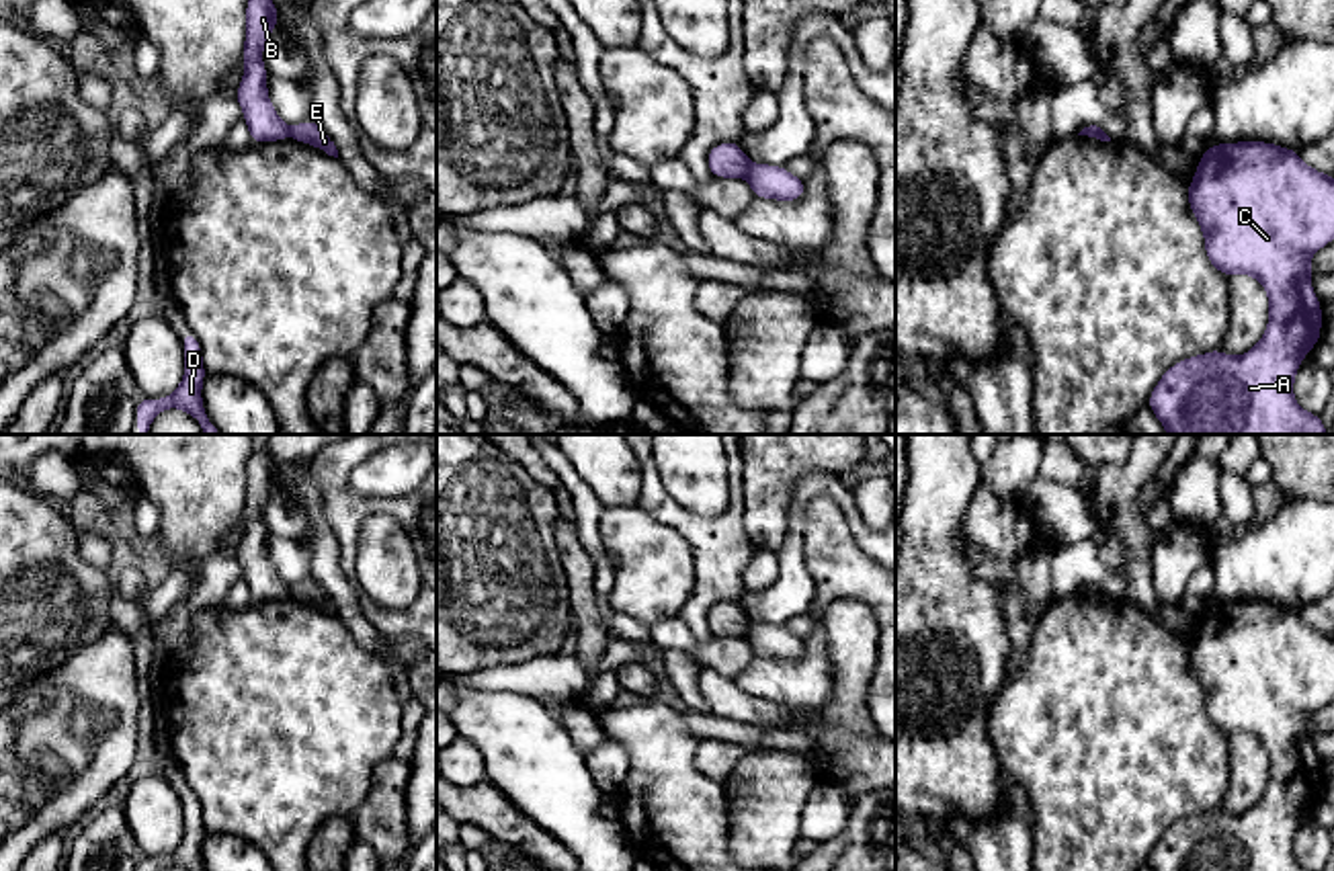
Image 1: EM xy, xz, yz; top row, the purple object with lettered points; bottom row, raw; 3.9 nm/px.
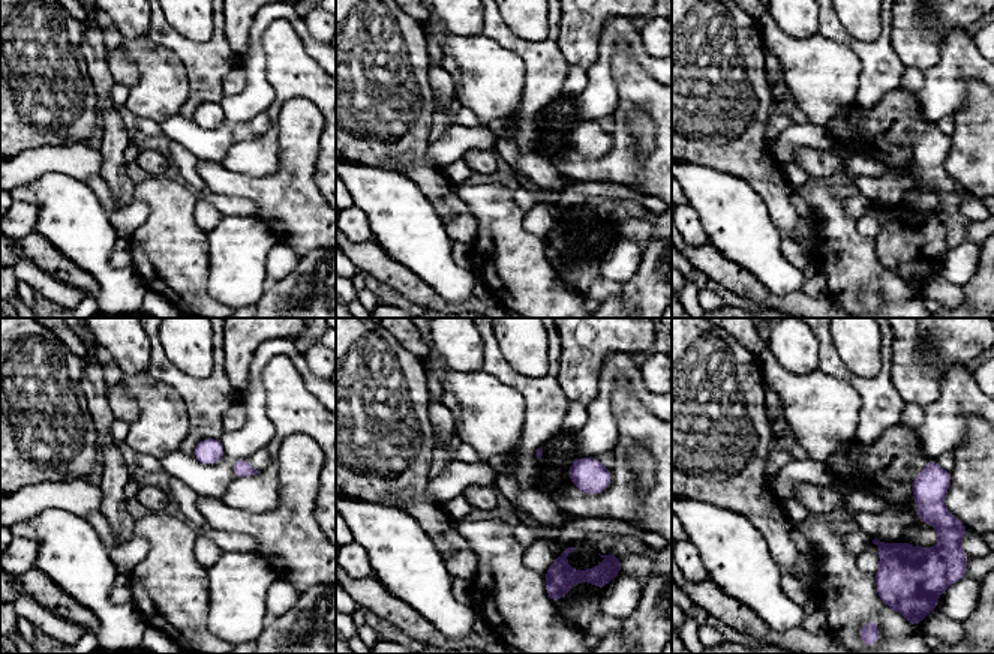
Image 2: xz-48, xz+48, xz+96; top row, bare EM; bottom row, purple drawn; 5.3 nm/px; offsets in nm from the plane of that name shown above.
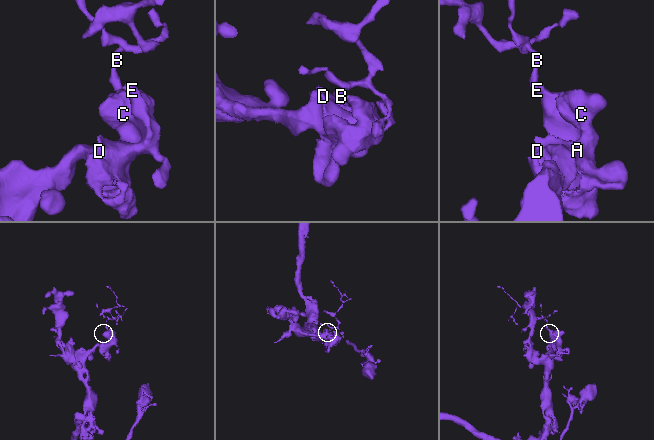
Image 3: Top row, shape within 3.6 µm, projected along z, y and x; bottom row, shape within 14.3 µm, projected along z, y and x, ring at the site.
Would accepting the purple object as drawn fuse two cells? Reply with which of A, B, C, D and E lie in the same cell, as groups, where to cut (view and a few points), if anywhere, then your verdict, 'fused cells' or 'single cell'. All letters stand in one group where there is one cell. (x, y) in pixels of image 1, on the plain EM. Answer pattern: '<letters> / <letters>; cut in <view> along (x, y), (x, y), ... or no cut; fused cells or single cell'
A C D E / B; cut in xz along (751, 624), (744, 634); fused cells

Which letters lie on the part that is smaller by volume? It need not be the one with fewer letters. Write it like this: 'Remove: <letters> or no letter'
Remove: B

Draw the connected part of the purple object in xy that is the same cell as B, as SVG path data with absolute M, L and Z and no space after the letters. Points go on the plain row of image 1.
M258 443L246 461L244 535L234 553L242 566L252 603L289 596L289 584L281 580L268 557L268 531L262 523L262 508L279 478L281 473L266 447Z

